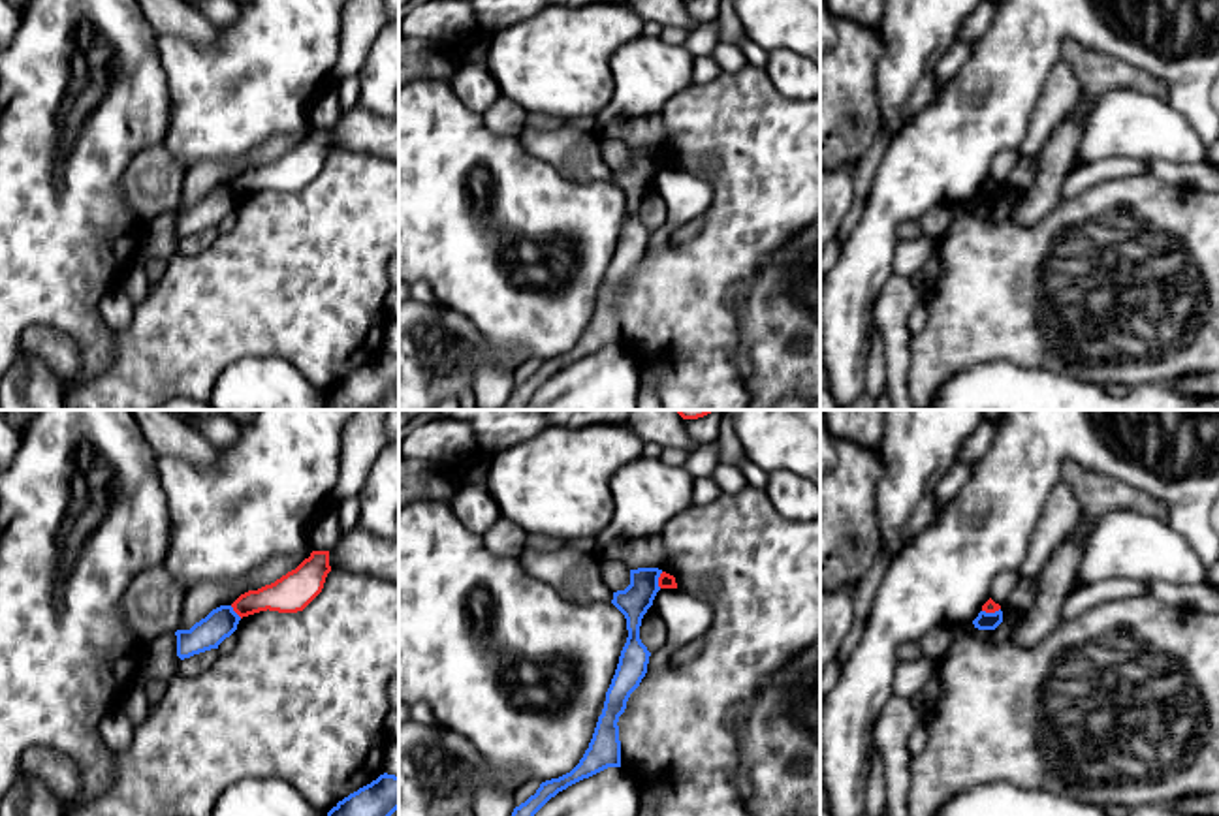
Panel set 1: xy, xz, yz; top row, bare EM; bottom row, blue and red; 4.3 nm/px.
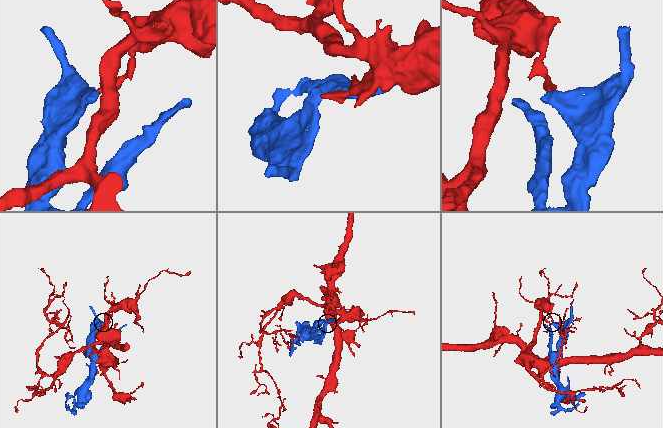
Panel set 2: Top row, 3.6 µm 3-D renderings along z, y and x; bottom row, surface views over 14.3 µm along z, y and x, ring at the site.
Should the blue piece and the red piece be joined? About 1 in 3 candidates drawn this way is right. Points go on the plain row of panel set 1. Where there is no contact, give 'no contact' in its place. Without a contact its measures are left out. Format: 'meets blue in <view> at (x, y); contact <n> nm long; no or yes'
meets blue in xz at (657, 158); contact 70 nm long; no

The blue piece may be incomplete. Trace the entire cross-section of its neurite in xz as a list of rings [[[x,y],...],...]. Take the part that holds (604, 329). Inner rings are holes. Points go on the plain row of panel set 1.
[[[658,147],[630,149],[630,164],[613,171],[611,182],[625,194],[628,216],[621,229],[611,263],[606,271],[602,293],[593,318],[579,342],[566,353],[540,363],[534,374],[514,387],[510,399],[499,410],[529,410],[534,393],[559,370],[589,357],[608,346],[621,346],[619,295],[626,288],[630,273],[647,252],[651,231],[640,218],[641,197],[653,184],[658,165]]]

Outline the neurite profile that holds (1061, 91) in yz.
[[[1065,58],[1052,68],[1037,107],[1031,115],[1027,137],[1020,147],[1023,158],[1038,158],[1053,128],[1067,118],[1080,100],[1080,83]]]

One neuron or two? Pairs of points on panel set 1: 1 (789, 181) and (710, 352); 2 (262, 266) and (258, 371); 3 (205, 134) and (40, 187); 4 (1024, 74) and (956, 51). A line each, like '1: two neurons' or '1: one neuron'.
1: one neuron
2: two neurons
3: two neurons
4: two neurons

